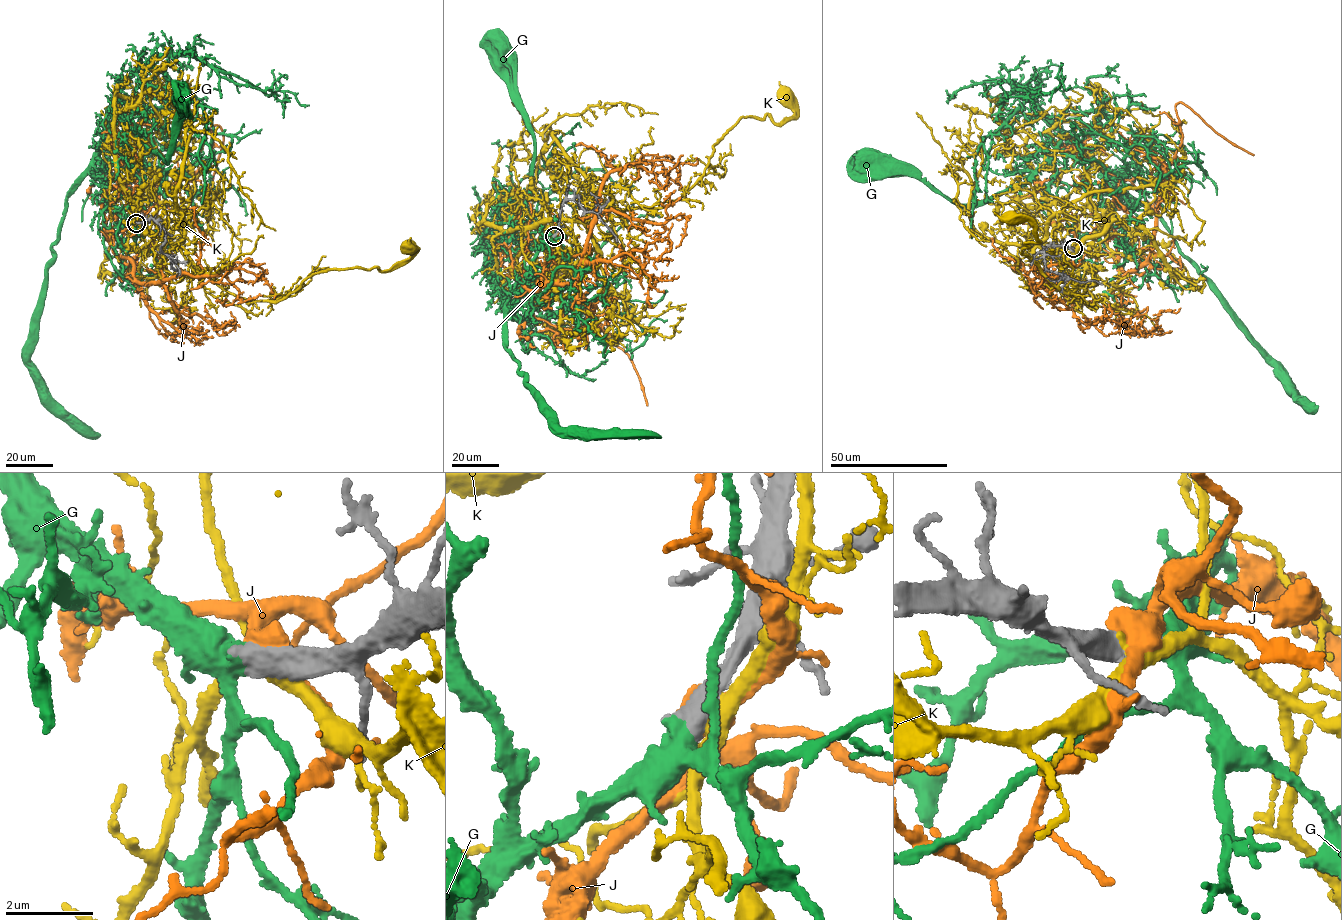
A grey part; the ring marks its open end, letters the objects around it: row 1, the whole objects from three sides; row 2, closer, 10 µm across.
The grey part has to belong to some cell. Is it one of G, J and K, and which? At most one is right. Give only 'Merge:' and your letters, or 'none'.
Merge: G

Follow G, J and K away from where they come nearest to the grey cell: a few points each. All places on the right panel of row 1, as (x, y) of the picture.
G: (1073, 248), (1109, 215), (1119, 198), (1130, 197), (1156, 211), (1232, 318), (1272, 364), (1276, 376), (1303, 401)
J: (1072, 248), (1114, 255), (1125, 272), (1145, 260), (1160, 186), (1181, 142), (1180, 102), (1253, 155)
K: (1072, 248), (1058, 265), (1080, 294), (1061, 291), (1021, 253), (1039, 241), (1030, 222), (1012, 218)

